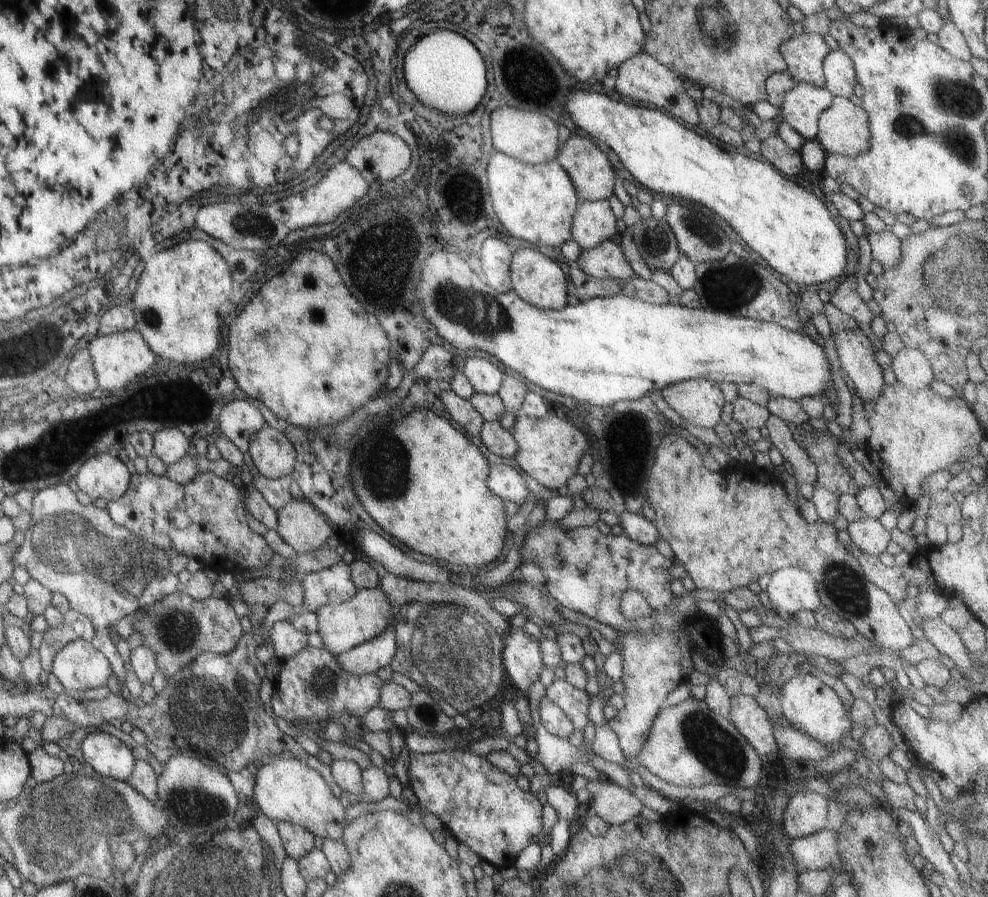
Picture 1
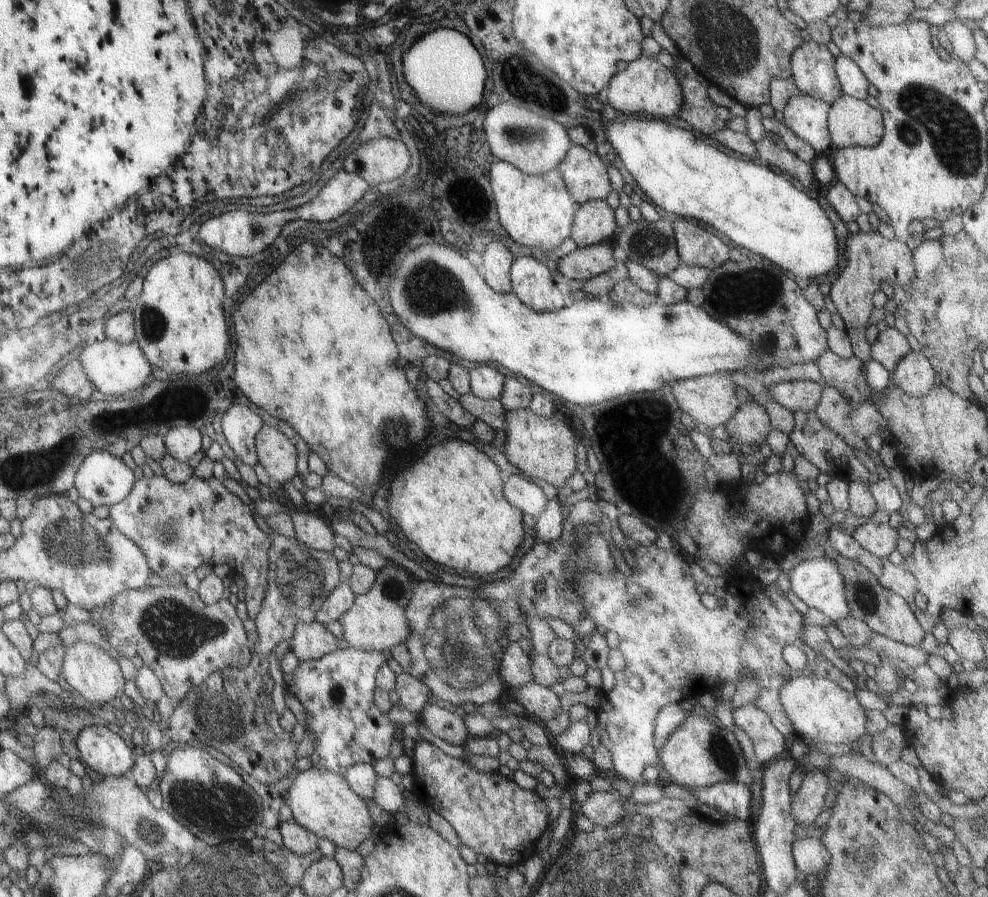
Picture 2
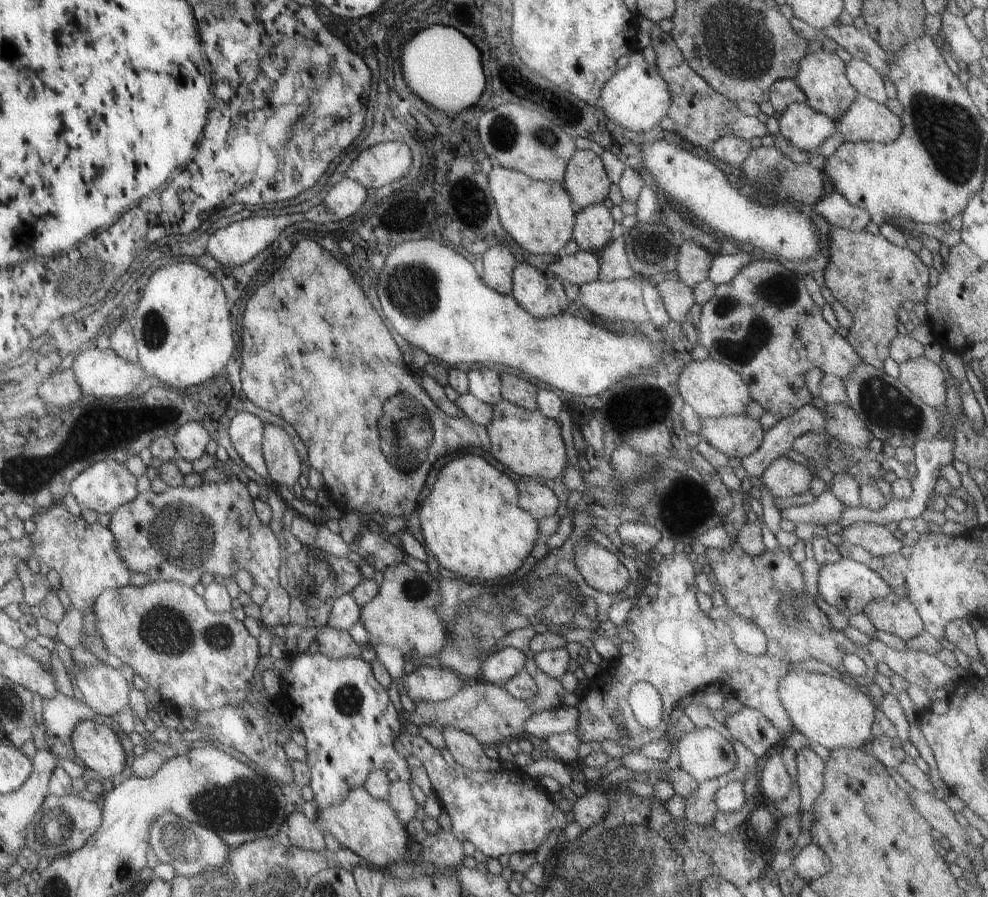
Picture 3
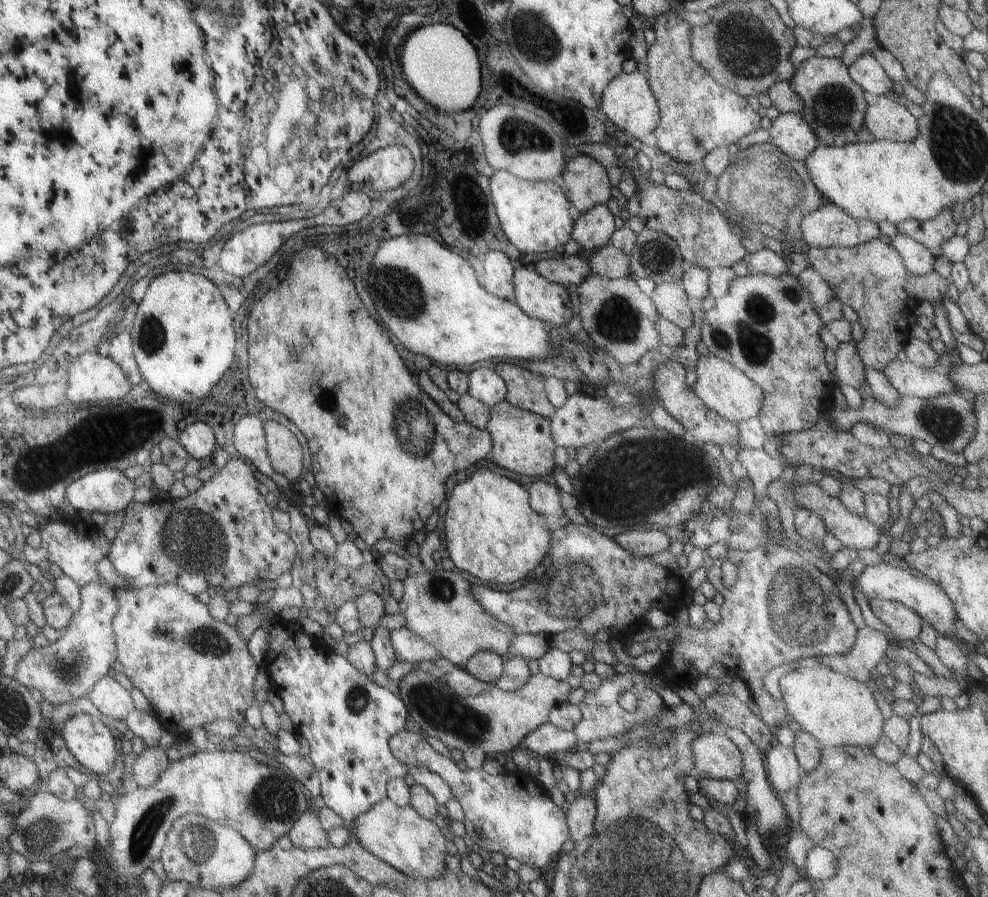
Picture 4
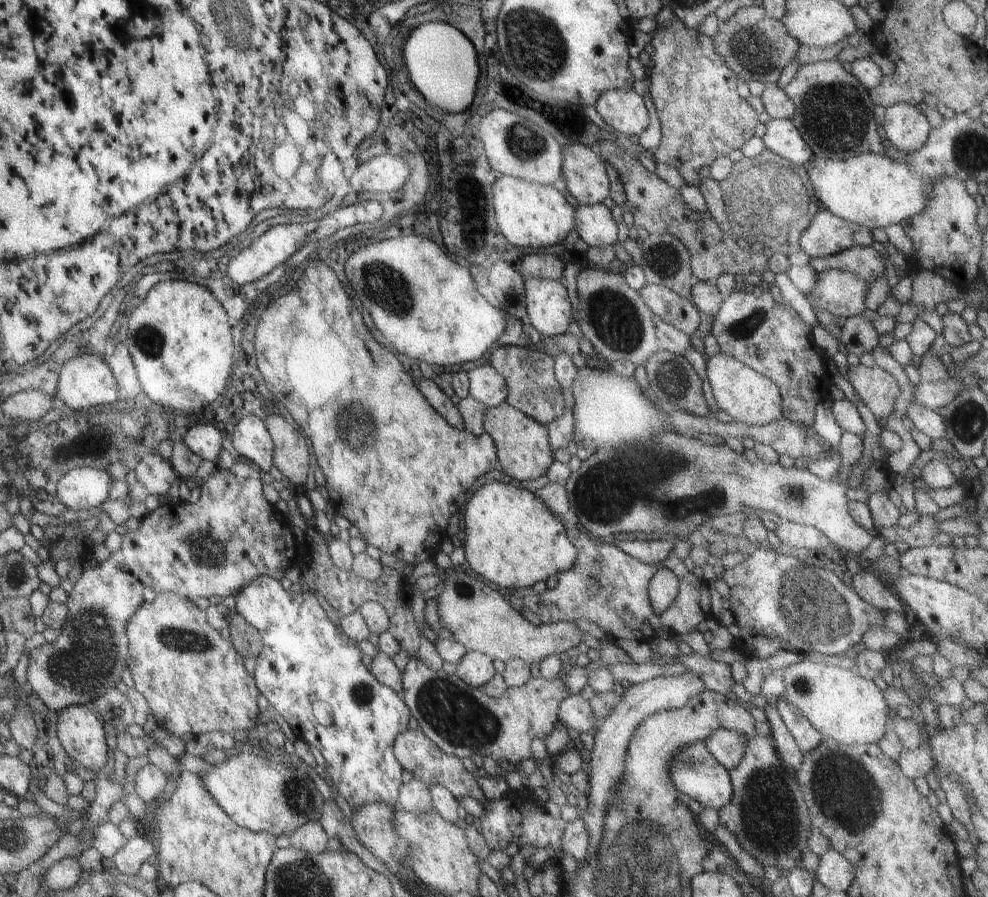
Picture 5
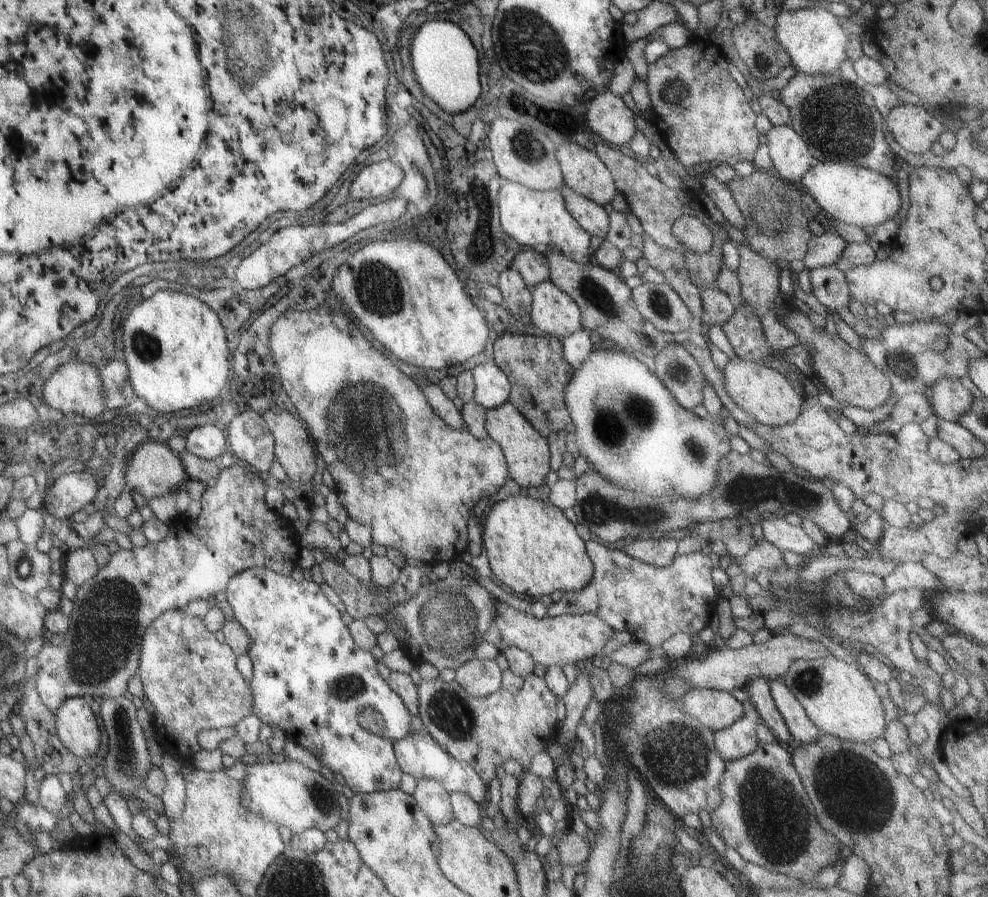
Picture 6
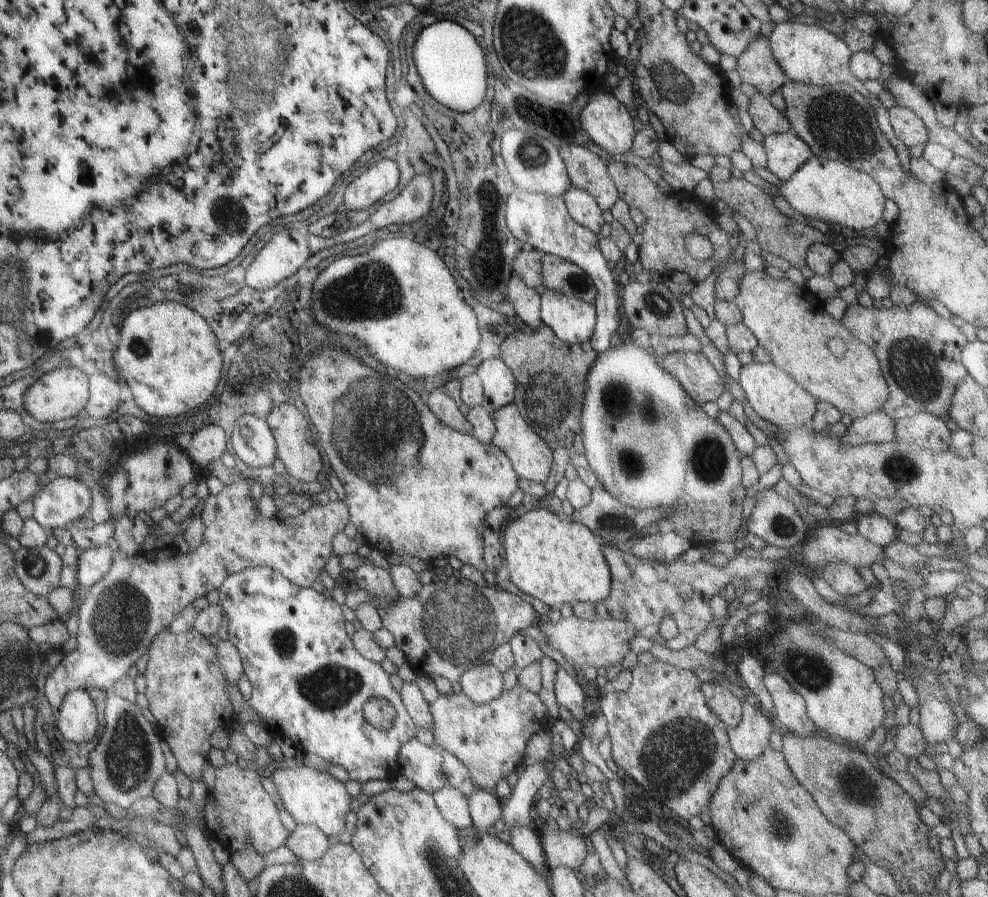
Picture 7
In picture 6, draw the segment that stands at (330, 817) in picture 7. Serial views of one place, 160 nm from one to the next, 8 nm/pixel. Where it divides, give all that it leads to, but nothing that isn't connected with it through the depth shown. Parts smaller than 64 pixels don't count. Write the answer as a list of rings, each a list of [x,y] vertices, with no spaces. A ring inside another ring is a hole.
[[[285,757],[283,762],[247,764],[247,774],[241,782],[239,804],[247,812],[261,816],[261,820],[271,822],[277,828],[287,828],[291,834],[317,828],[320,832],[333,829],[340,819],[339,807],[331,804],[329,808],[317,806],[317,788],[325,788],[326,780],[318,772],[305,768],[303,764]]]

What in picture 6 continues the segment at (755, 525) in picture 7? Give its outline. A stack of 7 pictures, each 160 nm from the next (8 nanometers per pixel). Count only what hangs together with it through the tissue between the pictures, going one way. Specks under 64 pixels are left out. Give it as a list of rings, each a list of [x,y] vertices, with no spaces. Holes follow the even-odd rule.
[[[781,515],[777,517],[764,516],[761,522],[763,538],[779,551],[786,550],[799,555],[808,554],[818,549],[801,526],[791,526],[782,519]]]

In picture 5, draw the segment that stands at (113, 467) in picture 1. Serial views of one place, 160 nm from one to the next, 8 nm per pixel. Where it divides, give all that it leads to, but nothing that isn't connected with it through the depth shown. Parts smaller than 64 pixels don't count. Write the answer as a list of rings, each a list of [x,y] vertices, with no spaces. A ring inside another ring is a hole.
[[[91,467],[76,468],[61,476],[55,494],[65,509],[95,509],[108,498],[112,482],[105,471]]]

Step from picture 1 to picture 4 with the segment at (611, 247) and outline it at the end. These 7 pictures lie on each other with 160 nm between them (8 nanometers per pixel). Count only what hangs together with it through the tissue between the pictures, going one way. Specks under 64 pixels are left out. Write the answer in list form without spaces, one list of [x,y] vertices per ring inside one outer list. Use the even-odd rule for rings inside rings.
[[[584,252],[559,258],[541,258],[530,265],[539,276],[552,283],[578,285],[591,272]]]

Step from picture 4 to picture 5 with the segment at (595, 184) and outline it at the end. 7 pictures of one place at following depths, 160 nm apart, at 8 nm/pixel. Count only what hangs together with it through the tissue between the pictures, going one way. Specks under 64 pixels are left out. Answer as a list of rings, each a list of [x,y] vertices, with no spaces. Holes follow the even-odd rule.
[[[568,144],[562,148],[561,177],[578,205],[602,203],[608,195],[605,164],[594,148]]]

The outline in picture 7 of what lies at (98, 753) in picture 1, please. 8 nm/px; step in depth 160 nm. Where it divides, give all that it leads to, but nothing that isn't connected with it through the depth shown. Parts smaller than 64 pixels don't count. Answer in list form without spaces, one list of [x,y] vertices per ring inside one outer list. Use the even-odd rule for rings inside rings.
[[[86,690],[68,692],[57,707],[57,730],[65,741],[79,744],[90,739],[97,728],[97,716]]]

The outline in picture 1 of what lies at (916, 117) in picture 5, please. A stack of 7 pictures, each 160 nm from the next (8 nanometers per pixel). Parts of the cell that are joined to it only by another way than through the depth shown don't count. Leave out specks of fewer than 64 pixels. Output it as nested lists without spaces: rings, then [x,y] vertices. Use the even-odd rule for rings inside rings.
[[[832,97],[832,103],[818,116],[817,130],[814,140],[827,155],[860,155],[870,144],[866,112],[860,106],[853,105],[847,97]]]

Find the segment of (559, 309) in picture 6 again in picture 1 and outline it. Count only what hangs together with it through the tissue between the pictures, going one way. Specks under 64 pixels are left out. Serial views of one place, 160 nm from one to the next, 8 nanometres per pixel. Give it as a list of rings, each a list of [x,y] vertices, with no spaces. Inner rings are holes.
[[[517,249],[509,259],[508,273],[511,290],[527,304],[542,309],[560,309],[566,303],[566,293],[570,285],[559,269],[559,266],[548,257],[532,249]]]

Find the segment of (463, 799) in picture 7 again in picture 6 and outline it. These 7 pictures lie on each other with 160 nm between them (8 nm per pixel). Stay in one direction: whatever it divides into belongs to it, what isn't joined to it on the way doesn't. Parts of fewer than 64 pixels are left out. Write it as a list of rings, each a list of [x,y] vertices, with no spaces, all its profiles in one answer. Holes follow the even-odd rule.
[[[429,779],[416,780],[412,793],[415,808],[429,820],[429,824],[441,825],[453,819],[447,791],[439,782]]]

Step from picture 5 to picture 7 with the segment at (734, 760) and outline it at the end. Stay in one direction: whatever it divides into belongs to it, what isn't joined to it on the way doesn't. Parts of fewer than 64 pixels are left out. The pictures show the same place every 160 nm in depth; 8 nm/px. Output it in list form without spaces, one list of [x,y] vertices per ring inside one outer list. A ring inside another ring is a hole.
[[[743,702],[740,721],[726,730],[735,758],[756,759],[768,747],[767,738],[771,734],[771,728],[771,720],[759,708]]]

